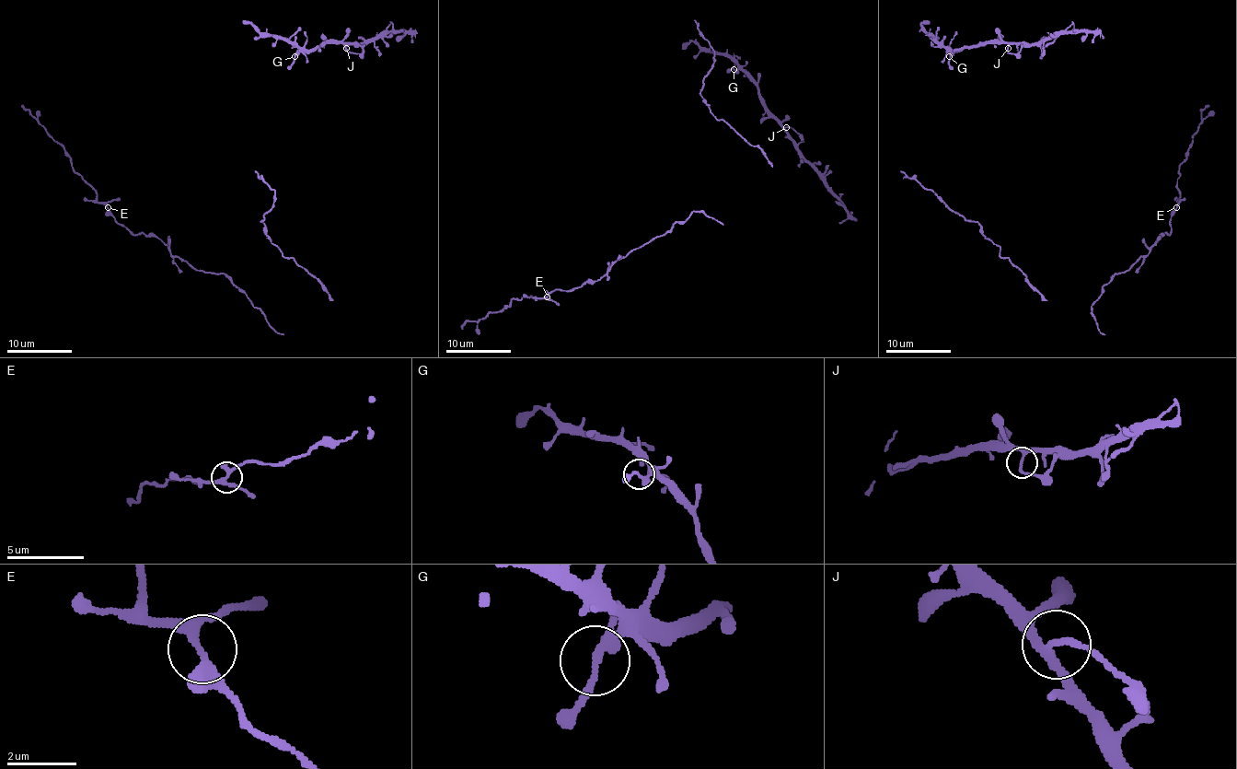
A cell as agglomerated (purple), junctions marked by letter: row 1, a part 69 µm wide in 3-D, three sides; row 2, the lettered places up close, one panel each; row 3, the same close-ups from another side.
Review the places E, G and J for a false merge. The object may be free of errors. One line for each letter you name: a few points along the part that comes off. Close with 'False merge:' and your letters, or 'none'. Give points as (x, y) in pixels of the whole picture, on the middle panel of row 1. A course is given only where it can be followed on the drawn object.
False merge: none

